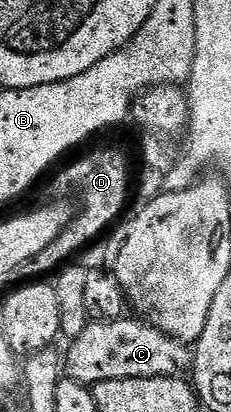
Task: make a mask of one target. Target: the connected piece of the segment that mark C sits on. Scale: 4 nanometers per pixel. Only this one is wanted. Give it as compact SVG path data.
M122 317L114 322L90 322L80 337L68 346L69 353L67 357L65 355L63 363L66 376L91 387L107 380L180 378L190 372L194 356L184 344L161 334L150 324L137 319L132 320Z

